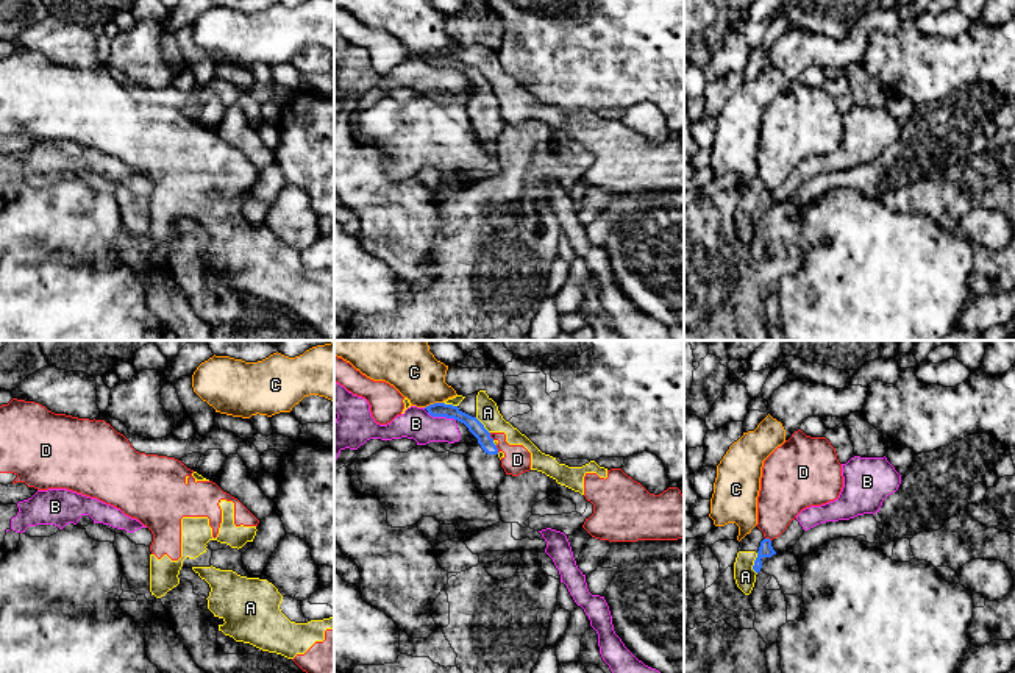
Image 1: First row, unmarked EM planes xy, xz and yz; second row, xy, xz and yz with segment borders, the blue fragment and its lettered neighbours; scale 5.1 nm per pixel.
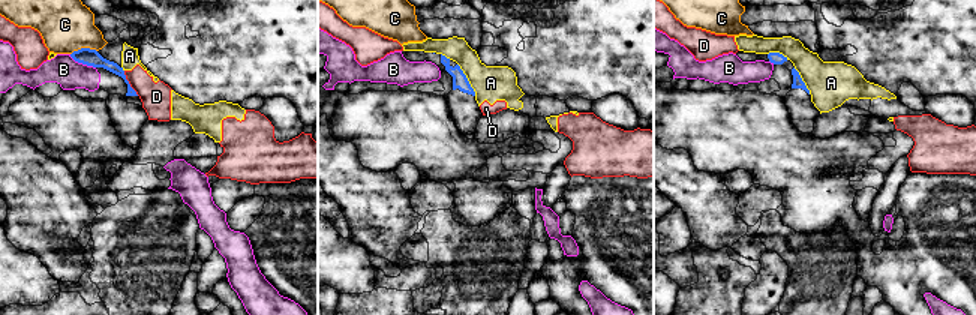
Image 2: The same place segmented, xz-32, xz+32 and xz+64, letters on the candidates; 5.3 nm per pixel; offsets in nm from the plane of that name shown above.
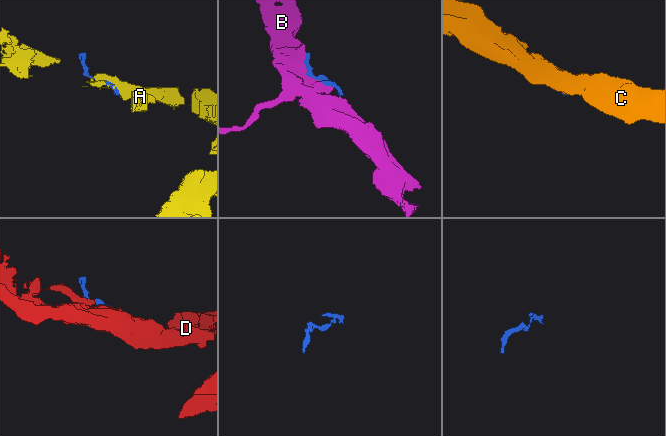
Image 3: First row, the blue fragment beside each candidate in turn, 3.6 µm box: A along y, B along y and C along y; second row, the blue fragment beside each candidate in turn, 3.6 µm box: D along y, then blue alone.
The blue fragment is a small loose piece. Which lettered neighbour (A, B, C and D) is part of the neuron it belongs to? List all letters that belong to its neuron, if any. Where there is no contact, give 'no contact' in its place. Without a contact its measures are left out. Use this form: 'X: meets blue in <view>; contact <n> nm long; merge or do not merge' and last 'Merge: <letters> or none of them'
A: meets blue in yz; contact 110 nm long; do not merge
B: meets blue in xz; contact 160 nm long; do not merge
C: meets blue in xz; contact 100 nm long; do not merge
D: meets blue in xz; contact 50 nm long; do not merge
Merge: none of them

